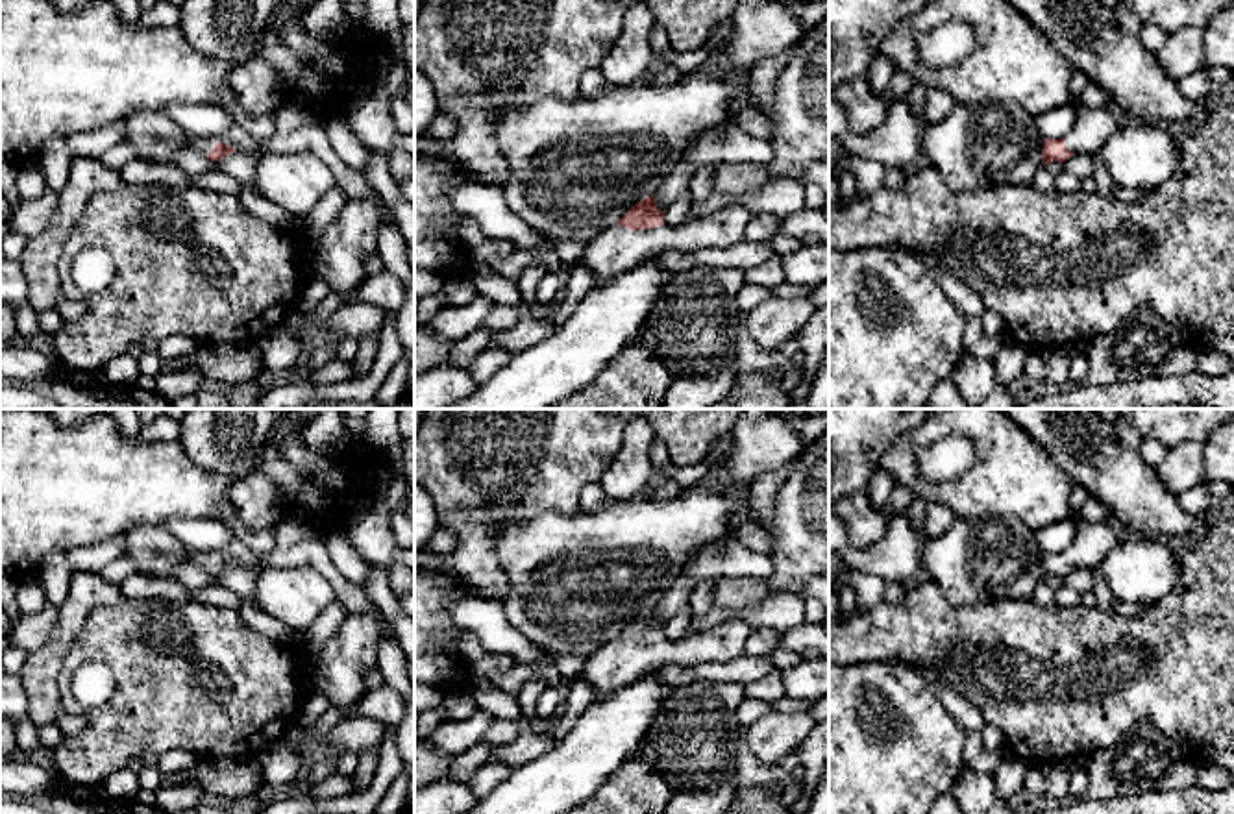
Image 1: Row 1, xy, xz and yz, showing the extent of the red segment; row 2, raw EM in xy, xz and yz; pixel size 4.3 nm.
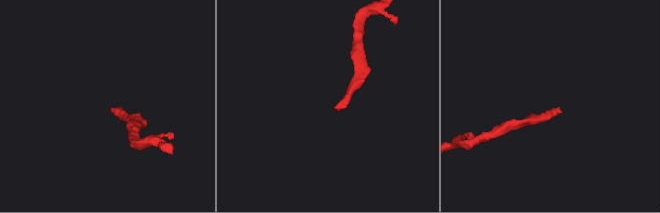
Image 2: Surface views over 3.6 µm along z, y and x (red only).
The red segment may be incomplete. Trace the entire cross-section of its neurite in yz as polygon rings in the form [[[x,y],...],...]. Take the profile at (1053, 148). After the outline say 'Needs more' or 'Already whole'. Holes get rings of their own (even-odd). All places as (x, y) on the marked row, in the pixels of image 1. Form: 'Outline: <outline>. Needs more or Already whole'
Outline: [[[1080,105],[1077,109],[1073,128],[1064,137],[1043,141],[1043,166],[1053,161],[1064,163],[1073,154],[1095,155],[1104,146],[1104,142],[1121,128],[1123,122],[1123,115],[1112,105]]]. Needs more

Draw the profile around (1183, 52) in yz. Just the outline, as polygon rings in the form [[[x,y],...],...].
[[[1182,28],[1169,33],[1154,54],[1173,80],[1182,80],[1204,65],[1204,37],[1201,28]]]

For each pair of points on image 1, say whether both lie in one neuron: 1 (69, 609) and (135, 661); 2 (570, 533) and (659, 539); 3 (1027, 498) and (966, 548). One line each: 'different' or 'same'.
1: different
2: same
3: different

